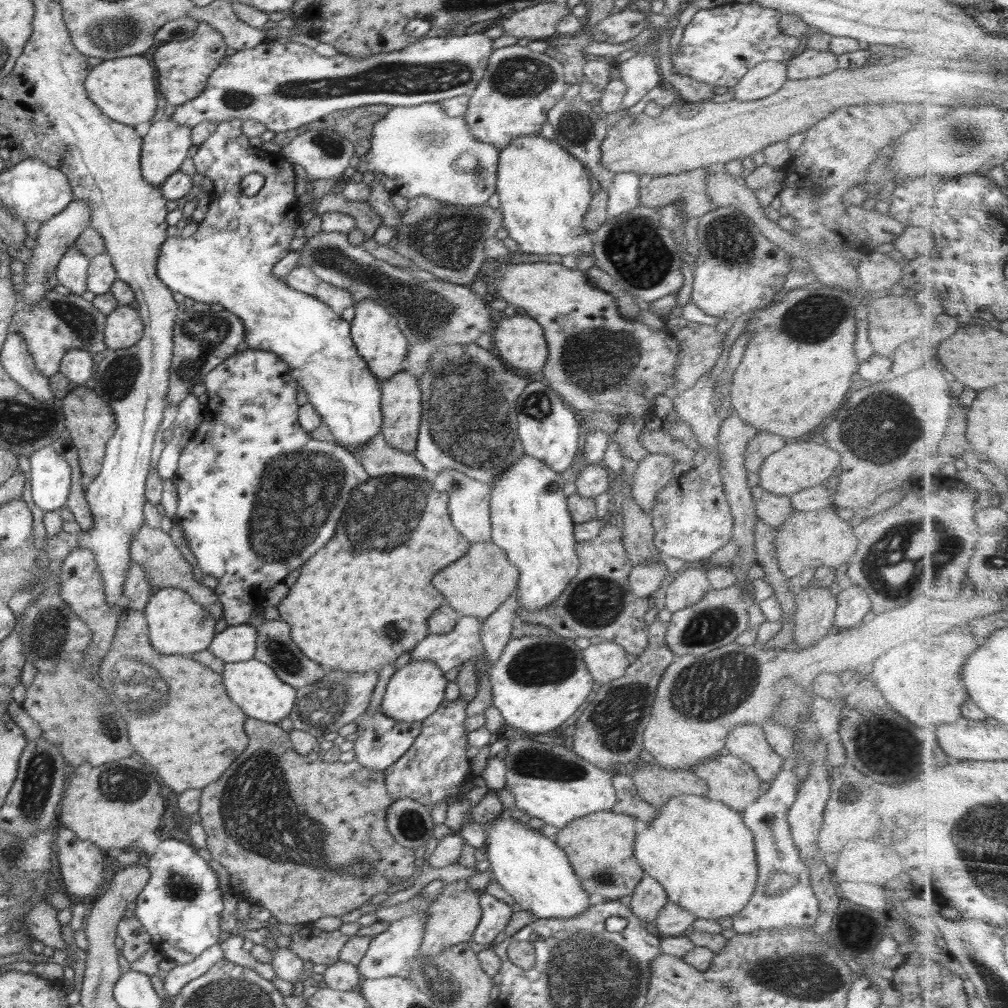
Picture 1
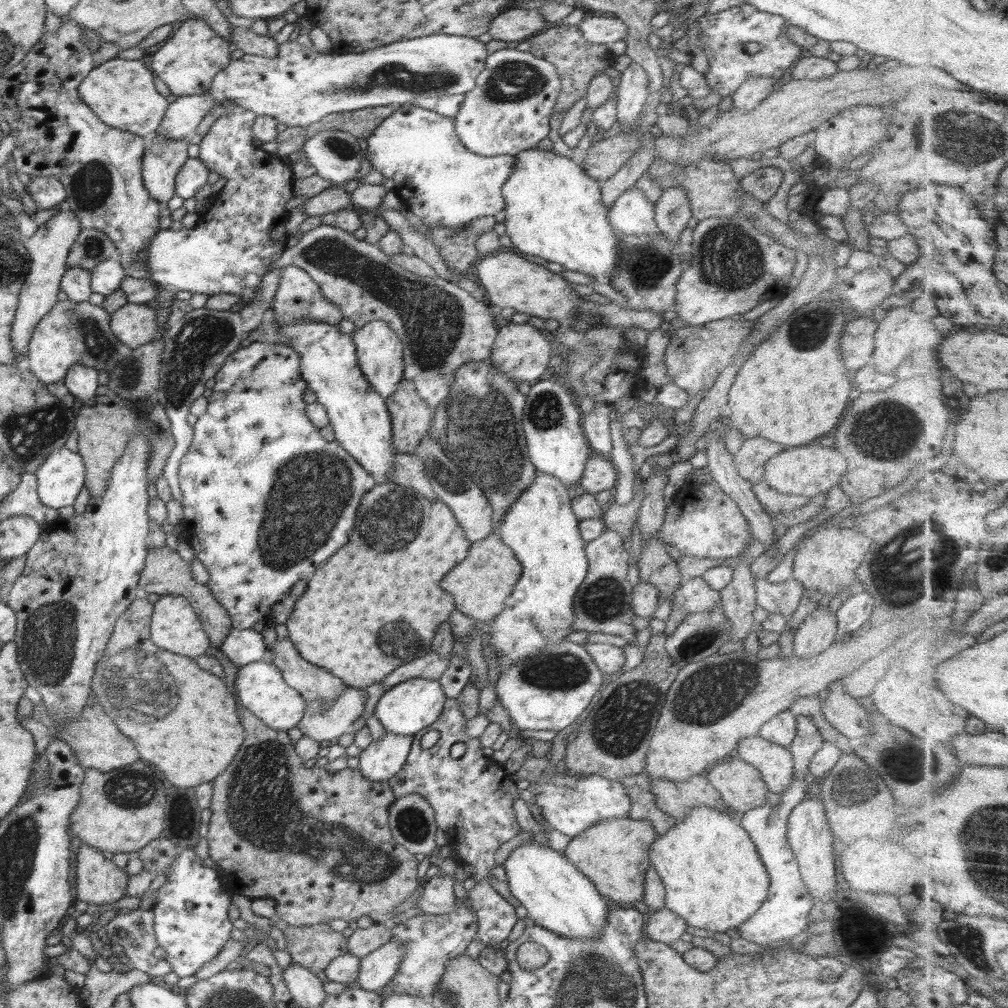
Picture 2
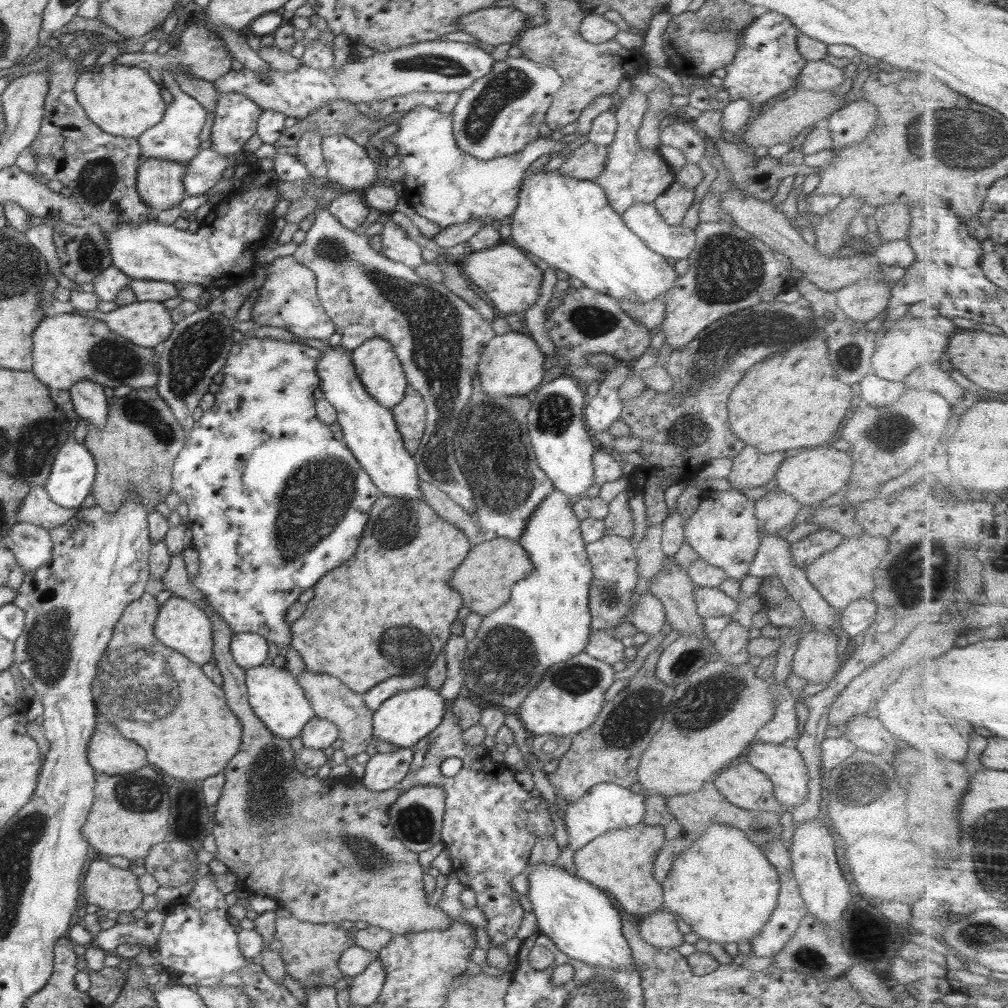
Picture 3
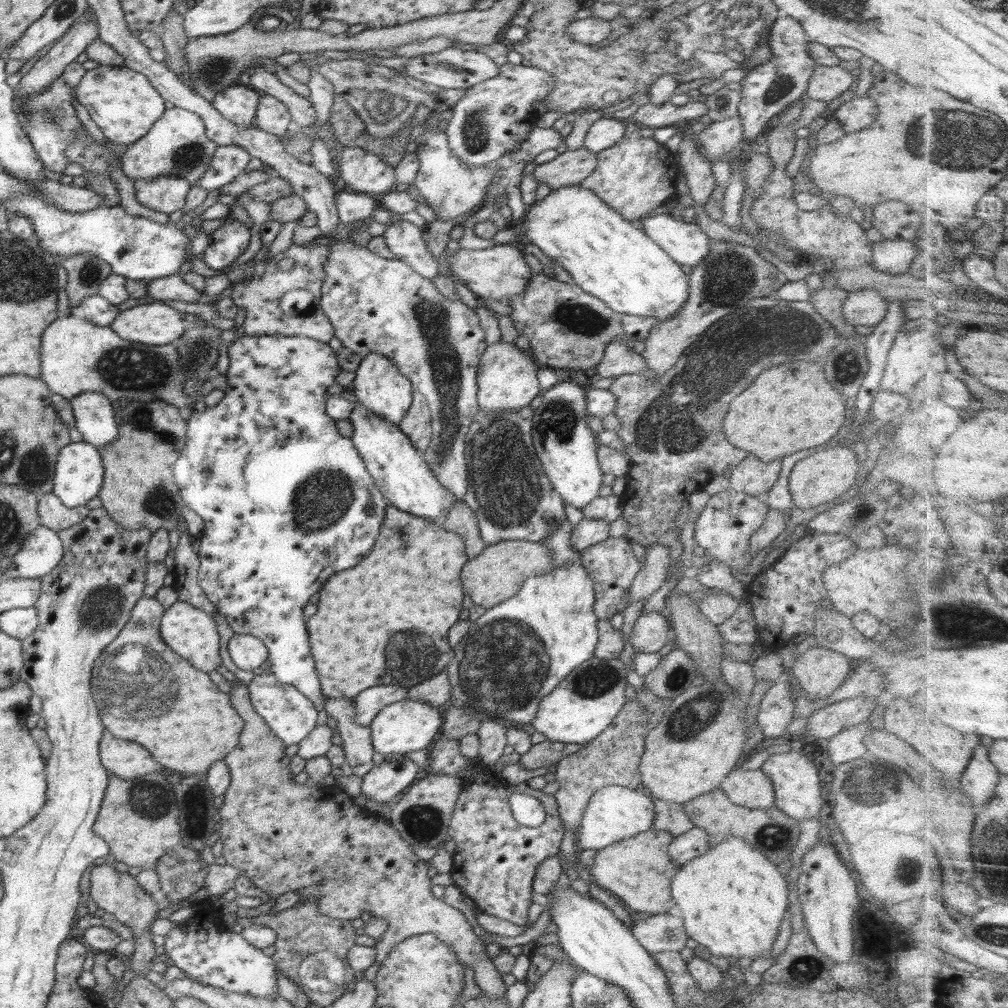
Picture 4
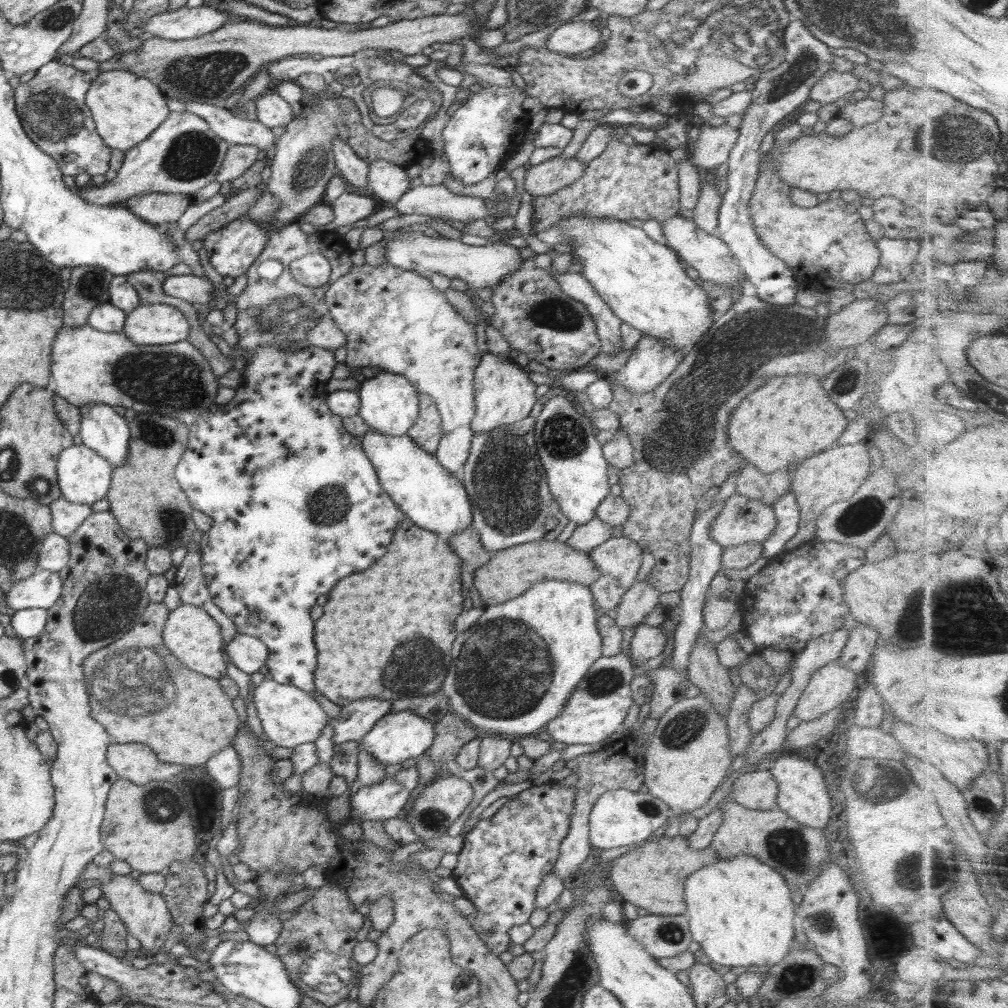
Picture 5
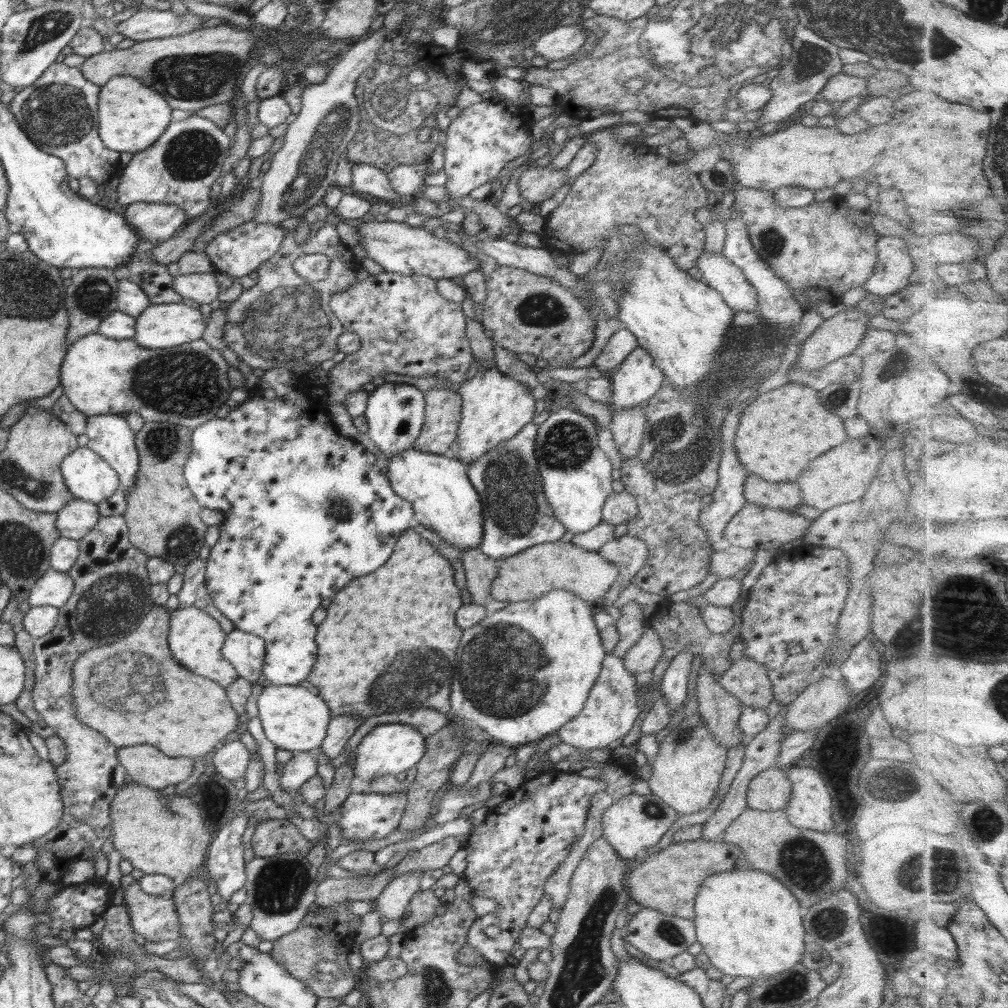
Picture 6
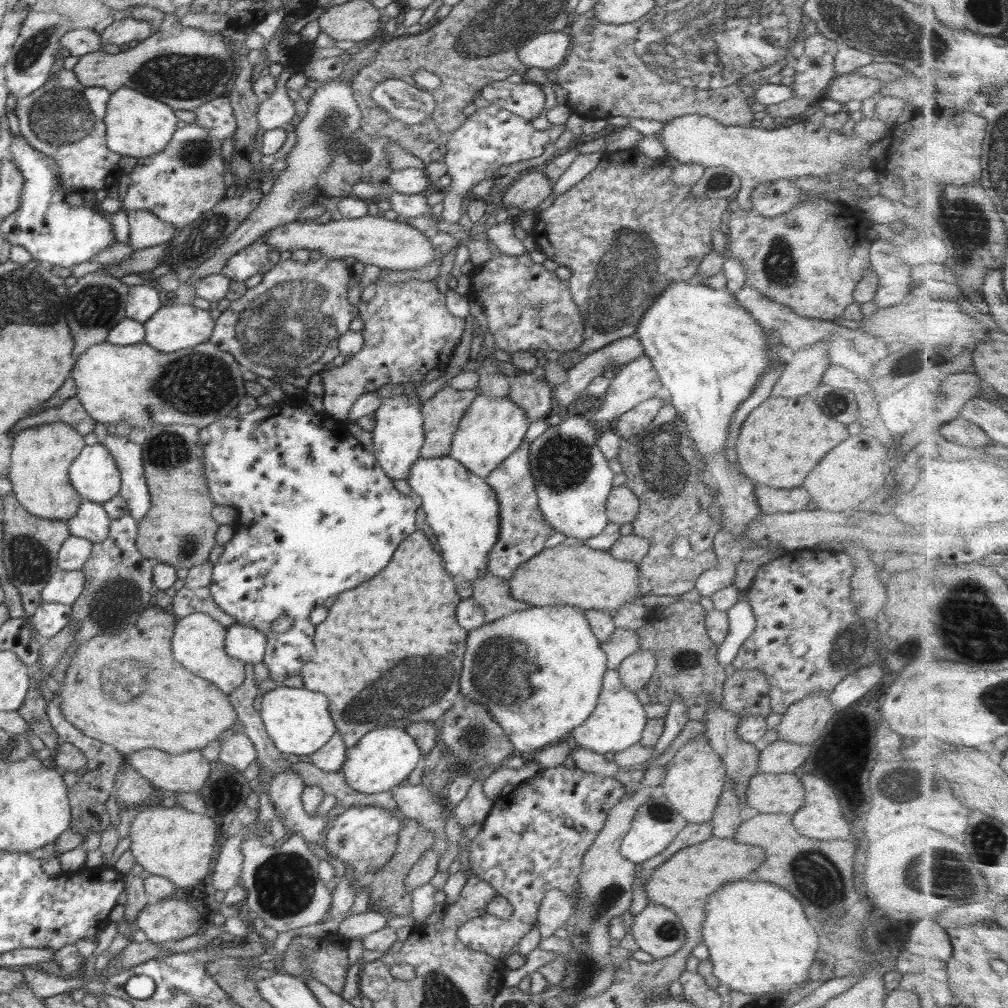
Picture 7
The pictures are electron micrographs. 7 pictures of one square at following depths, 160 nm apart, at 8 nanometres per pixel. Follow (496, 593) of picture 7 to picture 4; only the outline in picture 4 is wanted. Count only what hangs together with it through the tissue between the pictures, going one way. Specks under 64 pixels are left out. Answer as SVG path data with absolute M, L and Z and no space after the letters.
M457 498L448 510L444 518L437 522L444 530L459 534L464 542L467 559L476 558L482 554L482 550L487 548L486 542L482 540L480 529L474 512L463 502L462 498Z

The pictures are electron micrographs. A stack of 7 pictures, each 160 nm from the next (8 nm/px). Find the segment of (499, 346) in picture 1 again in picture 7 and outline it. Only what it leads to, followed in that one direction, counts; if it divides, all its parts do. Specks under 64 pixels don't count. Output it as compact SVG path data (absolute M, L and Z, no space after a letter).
M476 388L478 394L464 411L459 427L454 433L451 442L451 451L448 456L455 458L463 464L474 475L485 479L511 452L514 452L526 436L526 431L530 429L529 420L525 410L519 407L510 397L491 397L480 393L480 388Z

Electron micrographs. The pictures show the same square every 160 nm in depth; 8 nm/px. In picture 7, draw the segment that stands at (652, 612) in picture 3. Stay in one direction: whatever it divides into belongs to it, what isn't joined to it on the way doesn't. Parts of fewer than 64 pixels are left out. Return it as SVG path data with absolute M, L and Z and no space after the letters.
M639 648L621 662L621 666L618 668L619 677L633 693L636 693L645 688L645 684L651 679L656 665L655 654L651 650Z

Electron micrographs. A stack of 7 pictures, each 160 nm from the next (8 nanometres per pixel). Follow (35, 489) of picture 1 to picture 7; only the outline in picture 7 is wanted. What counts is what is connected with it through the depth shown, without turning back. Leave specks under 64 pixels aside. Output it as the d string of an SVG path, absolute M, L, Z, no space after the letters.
M101 443L84 445L68 469L70 484L88 501L102 504L119 496L122 488L120 471Z

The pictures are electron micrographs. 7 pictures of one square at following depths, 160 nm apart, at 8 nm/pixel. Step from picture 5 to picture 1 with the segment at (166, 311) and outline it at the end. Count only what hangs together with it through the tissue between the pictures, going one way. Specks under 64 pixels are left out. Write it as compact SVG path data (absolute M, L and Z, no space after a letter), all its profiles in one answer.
M118 305L106 315L104 342L111 352L136 344L143 334L144 325L139 312L129 305Z

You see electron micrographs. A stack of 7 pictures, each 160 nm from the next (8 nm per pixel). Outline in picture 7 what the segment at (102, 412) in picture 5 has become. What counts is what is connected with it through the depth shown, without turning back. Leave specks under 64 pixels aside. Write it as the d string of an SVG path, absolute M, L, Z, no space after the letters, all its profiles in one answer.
M106 425L109 433L101 444L110 451L120 471L122 488L119 496L128 502L130 515L140 522L152 506L150 492L144 477L141 444L130 441L128 436L116 436L114 426Z

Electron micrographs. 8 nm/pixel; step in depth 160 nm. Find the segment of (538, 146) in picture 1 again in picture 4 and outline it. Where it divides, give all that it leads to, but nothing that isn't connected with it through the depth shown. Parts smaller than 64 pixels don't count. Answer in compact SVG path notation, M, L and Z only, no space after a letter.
M580 185L563 186L557 188L556 190L551 190L541 201L531 204L529 206L529 211L524 219L518 222L528 242L538 246L548 258L555 260L560 263L560 266L564 267L564 270L568 271L568 274L572 276L573 283L576 284L581 290L588 294L592 294L601 301L604 301L613 311L618 314L633 314L634 316L653 316L657 320L663 321L664 319L670 318L675 315L680 307L687 301L690 288L689 288L689 276L686 275L680 265L674 262L664 250L658 246L651 238L648 238L642 229L638 229L632 225L632 222L625 219L621 214L618 214L611 206L605 205L594 192L588 190L587 188L581 187Z

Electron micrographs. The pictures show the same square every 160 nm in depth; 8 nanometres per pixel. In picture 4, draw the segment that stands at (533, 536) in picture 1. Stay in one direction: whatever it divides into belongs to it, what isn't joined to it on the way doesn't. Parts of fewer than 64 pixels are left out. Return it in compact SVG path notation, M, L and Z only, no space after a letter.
M562 522L556 529L556 525L552 525L552 532L548 538L542 542L548 549L552 549L552 559L555 560L555 567L543 575L536 575L535 577L528 577L520 587L520 590L504 602L493 606L487 610L487 612L478 618L478 620L472 623L469 628L466 639L462 639L456 646L452 647L454 651L454 657L450 660L446 671L450 681L452 689L451 696L454 696L458 702L461 702L462 706L468 709L473 714L483 712L488 715L488 718L504 722L508 725L520 727L523 724L532 722L532 719L536 716L536 711L539 707L541 698L544 698L547 694L552 692L556 686L560 684L577 666L580 666L583 662L590 660L594 654L597 642L598 642L598 629L597 623L599 619L593 610L593 604L595 601L595 590L593 589L593 580L587 573L587 570L583 567L581 560L579 559L579 552L576 552L570 548L570 536L573 528L570 526L570 522Z

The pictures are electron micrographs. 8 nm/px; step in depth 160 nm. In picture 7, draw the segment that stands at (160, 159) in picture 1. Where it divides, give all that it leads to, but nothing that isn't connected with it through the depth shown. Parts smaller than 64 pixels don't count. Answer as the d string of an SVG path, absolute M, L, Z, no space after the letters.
M147 210L130 211L127 215L130 237L128 244L134 250L168 243L178 231L173 224L164 222Z

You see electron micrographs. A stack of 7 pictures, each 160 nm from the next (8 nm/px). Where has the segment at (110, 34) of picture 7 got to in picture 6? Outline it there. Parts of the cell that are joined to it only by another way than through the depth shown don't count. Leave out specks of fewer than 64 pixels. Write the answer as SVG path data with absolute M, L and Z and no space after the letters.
M140 8L134 16L117 24L115 34L135 42L176 37L200 29L202 18L193 13L176 16L169 10Z

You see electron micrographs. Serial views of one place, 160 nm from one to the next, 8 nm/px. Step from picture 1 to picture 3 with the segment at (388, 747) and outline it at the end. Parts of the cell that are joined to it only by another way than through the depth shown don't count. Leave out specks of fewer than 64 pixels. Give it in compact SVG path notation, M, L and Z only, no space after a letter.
M400 747L396 752L386 752L386 754L374 754L366 762L360 781L368 787L368 790L376 792L394 789L408 774L413 758L413 748L410 747Z

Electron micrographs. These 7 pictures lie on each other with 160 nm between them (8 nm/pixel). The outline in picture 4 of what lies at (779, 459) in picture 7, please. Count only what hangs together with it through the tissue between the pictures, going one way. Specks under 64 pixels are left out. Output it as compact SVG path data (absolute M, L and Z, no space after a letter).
M790 361L762 370L760 378L756 378L750 388L746 388L740 396L732 400L723 422L723 431L736 448L757 456L762 462L772 462L775 458L784 458L798 450L814 448L828 442L830 438L836 436L838 428L844 424L844 416L846 416L844 398L838 390L834 390L826 382L821 363Z

